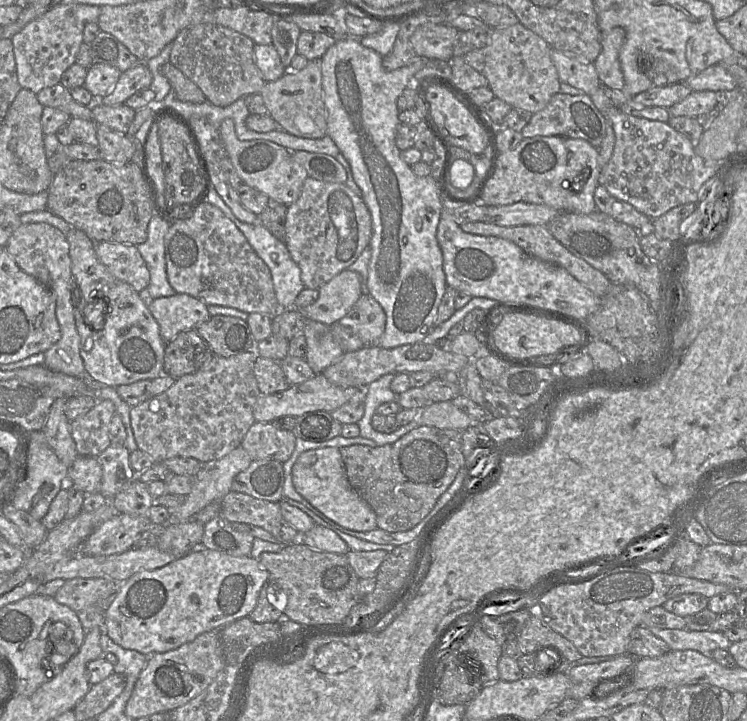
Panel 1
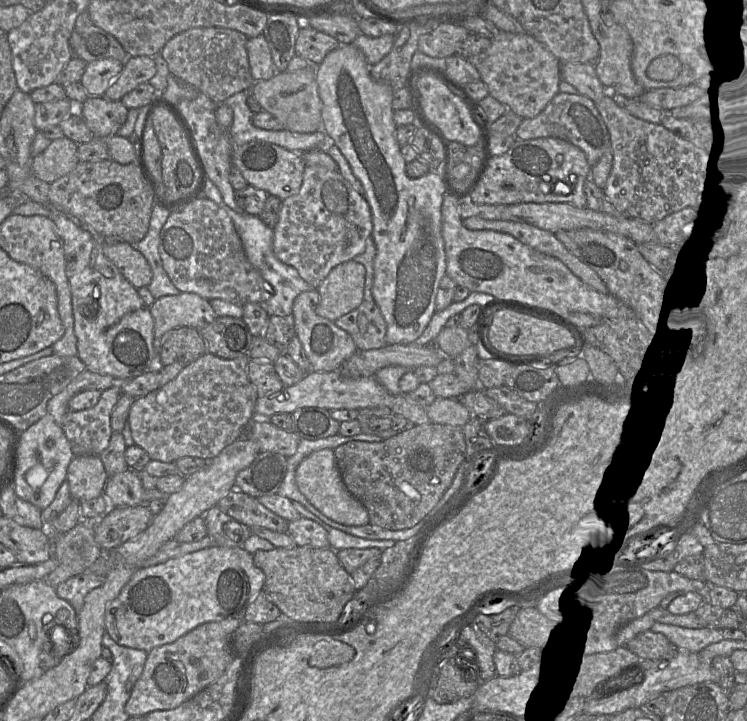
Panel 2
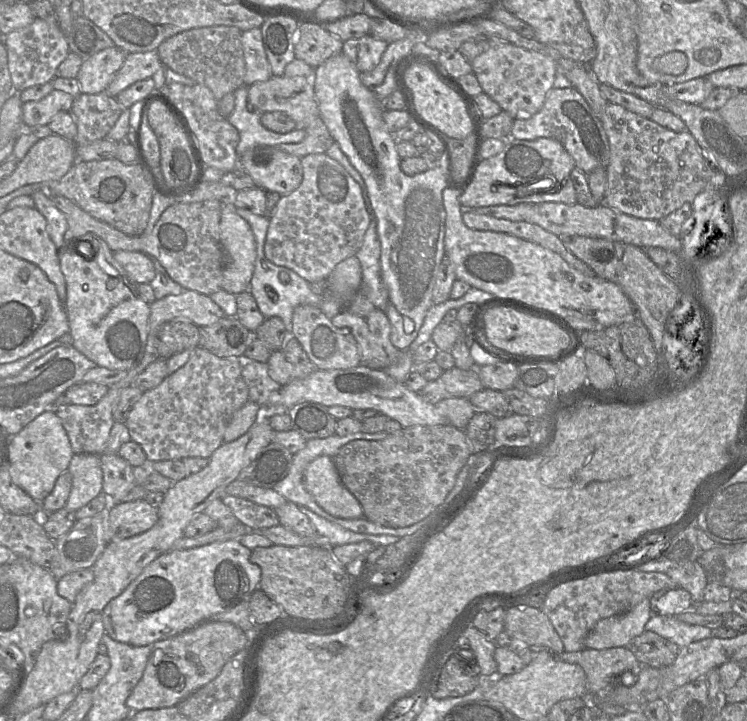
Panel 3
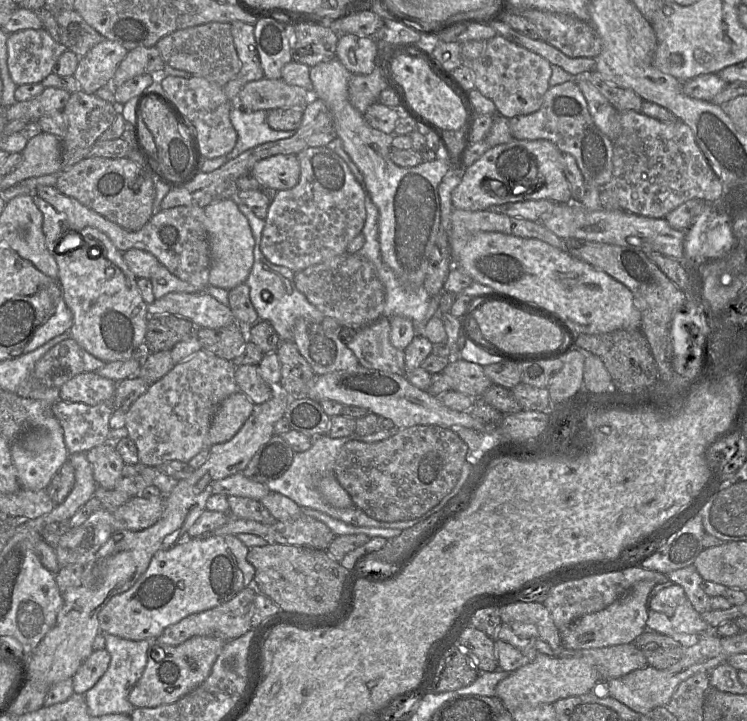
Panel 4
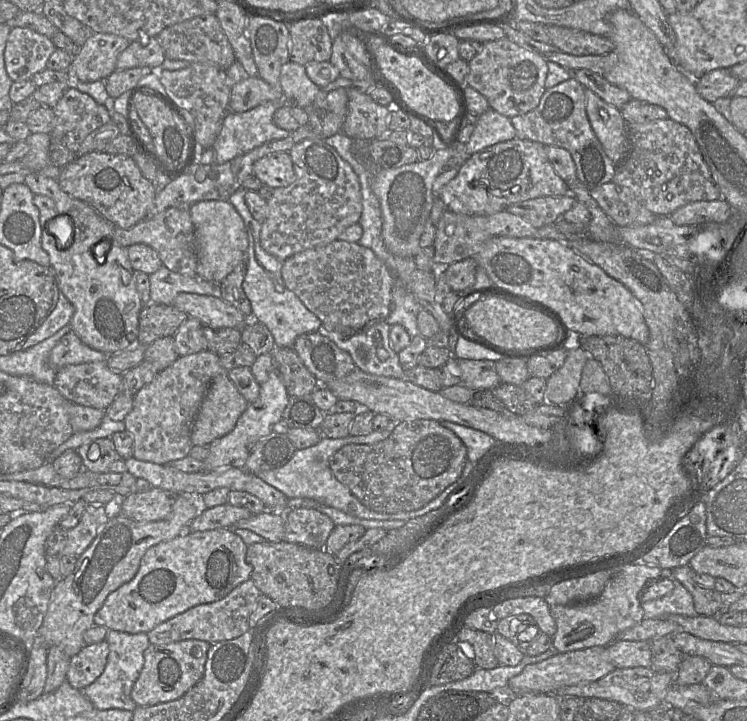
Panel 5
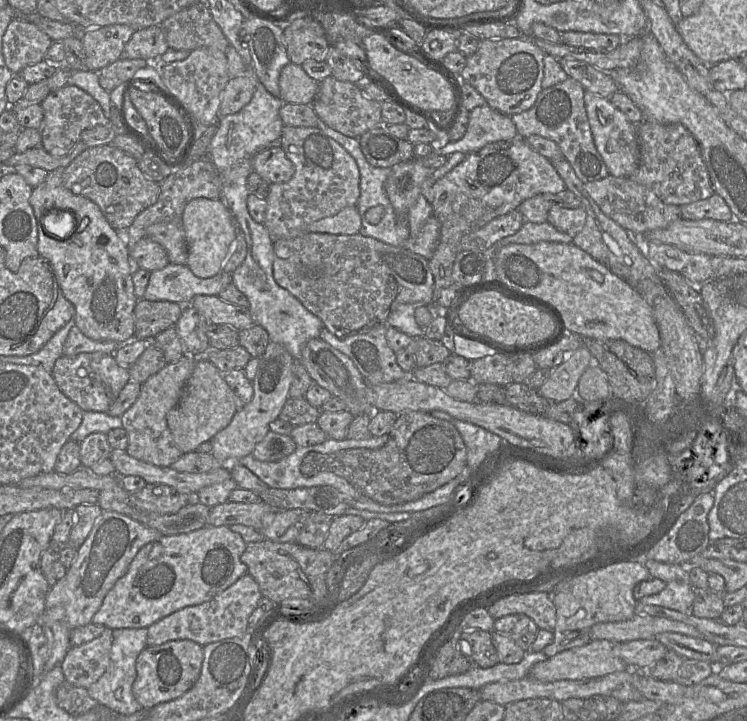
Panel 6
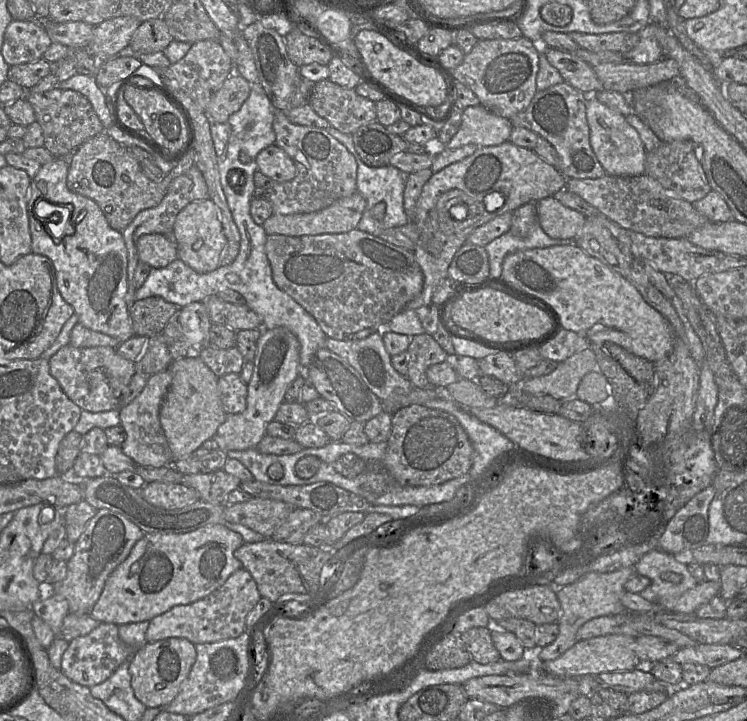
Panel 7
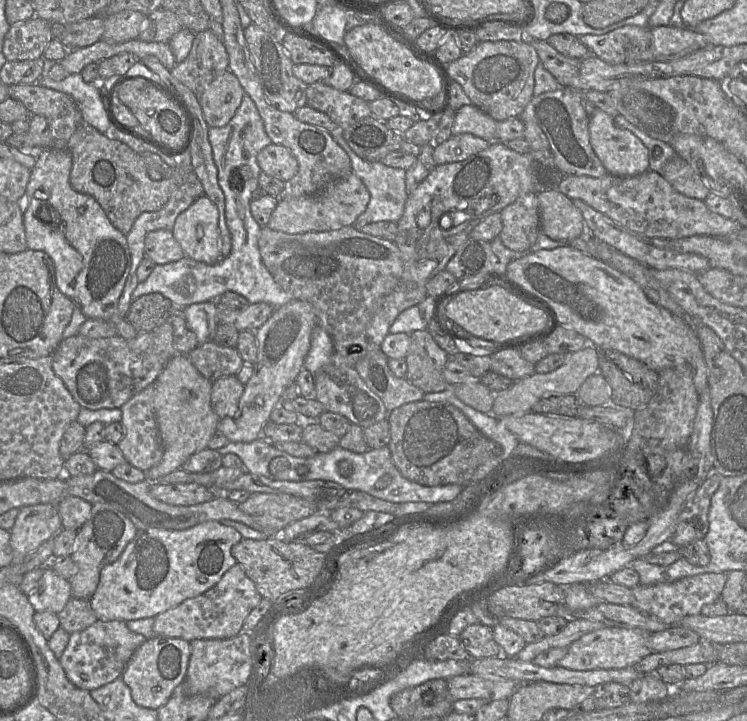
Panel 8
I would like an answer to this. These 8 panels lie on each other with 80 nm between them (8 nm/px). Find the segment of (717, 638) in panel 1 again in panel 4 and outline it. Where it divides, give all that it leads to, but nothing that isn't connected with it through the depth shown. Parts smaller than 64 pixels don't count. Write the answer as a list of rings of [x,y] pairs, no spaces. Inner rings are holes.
[[[687,599],[677,606],[672,616],[654,610],[648,611],[646,630],[671,637],[680,643],[692,642],[707,633],[710,626],[703,621]]]

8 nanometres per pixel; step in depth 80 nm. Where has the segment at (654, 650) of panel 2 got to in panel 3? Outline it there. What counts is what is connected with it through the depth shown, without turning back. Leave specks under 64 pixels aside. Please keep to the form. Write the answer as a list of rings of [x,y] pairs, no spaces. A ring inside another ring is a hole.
[[[644,631],[627,646],[642,666],[664,668],[674,663],[680,647],[655,632]]]

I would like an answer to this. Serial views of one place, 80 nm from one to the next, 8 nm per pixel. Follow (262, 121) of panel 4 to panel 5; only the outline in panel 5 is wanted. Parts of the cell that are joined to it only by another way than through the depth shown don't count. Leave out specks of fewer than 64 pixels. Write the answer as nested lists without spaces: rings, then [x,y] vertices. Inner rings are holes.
[[[269,101],[243,113],[228,111],[224,118],[221,131],[212,147],[215,153],[215,163],[224,164],[267,142],[287,138],[290,132],[279,128],[273,122],[275,112],[283,103],[286,102]]]

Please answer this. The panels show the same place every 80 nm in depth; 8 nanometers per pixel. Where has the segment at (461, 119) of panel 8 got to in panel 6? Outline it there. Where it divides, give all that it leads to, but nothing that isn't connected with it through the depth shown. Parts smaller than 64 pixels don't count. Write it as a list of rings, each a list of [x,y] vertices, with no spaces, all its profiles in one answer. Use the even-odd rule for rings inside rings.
[[[485,104],[469,112],[469,122],[465,135],[458,141],[449,142],[444,147],[438,140],[431,143],[434,153],[449,156],[455,152],[469,154],[483,147],[511,140],[518,135],[511,117]]]

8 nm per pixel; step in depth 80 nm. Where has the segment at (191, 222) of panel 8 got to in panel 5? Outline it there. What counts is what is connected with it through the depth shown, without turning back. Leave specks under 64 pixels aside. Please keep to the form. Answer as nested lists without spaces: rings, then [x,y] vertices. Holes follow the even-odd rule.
[[[201,201],[189,208],[194,225],[197,251],[197,277],[221,283],[235,267],[247,259],[248,235],[244,221],[229,201]]]

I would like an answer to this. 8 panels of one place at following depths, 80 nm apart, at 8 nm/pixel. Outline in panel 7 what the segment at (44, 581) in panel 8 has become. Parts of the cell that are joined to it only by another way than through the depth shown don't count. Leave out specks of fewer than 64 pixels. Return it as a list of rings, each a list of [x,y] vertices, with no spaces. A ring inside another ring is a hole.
[[[40,583],[39,600],[32,604],[35,616],[50,626],[55,637],[60,635],[64,617],[69,613],[68,601],[53,592],[53,584]]]

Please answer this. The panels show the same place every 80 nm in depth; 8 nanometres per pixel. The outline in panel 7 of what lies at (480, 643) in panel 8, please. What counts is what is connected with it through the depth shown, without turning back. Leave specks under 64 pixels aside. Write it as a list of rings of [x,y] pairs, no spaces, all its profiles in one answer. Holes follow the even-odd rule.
[[[473,627],[459,634],[460,645],[480,664],[501,660],[491,636],[491,627]]]

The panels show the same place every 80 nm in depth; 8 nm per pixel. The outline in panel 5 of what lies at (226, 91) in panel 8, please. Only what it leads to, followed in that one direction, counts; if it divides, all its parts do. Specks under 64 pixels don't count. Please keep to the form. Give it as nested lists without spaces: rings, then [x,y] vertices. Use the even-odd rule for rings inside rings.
[[[248,77],[231,88],[229,111],[243,113],[265,102],[285,102],[278,86],[271,86],[260,77]]]

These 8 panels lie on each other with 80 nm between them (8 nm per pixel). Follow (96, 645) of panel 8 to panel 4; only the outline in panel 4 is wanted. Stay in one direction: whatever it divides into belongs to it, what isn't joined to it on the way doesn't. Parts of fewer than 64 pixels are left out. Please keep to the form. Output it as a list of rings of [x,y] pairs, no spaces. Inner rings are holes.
[[[105,649],[94,650],[72,677],[75,693],[84,695],[106,672],[110,654]]]

